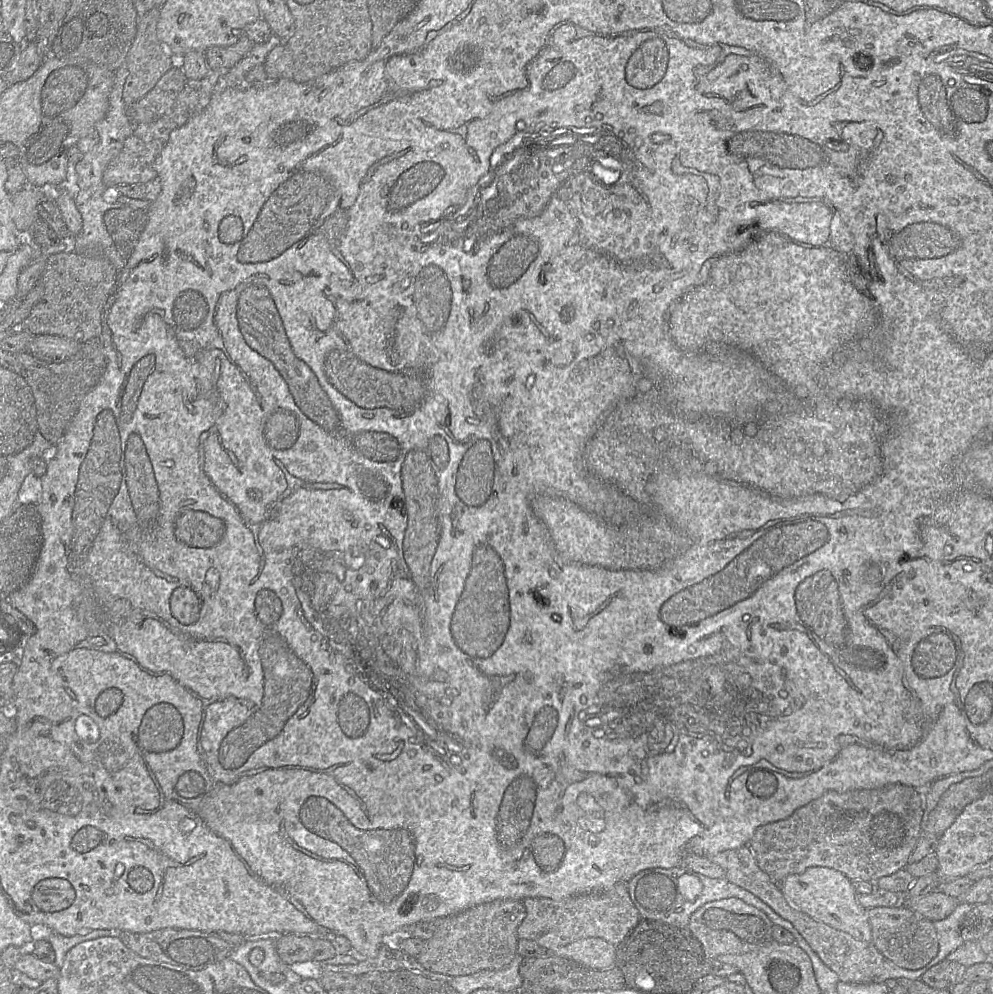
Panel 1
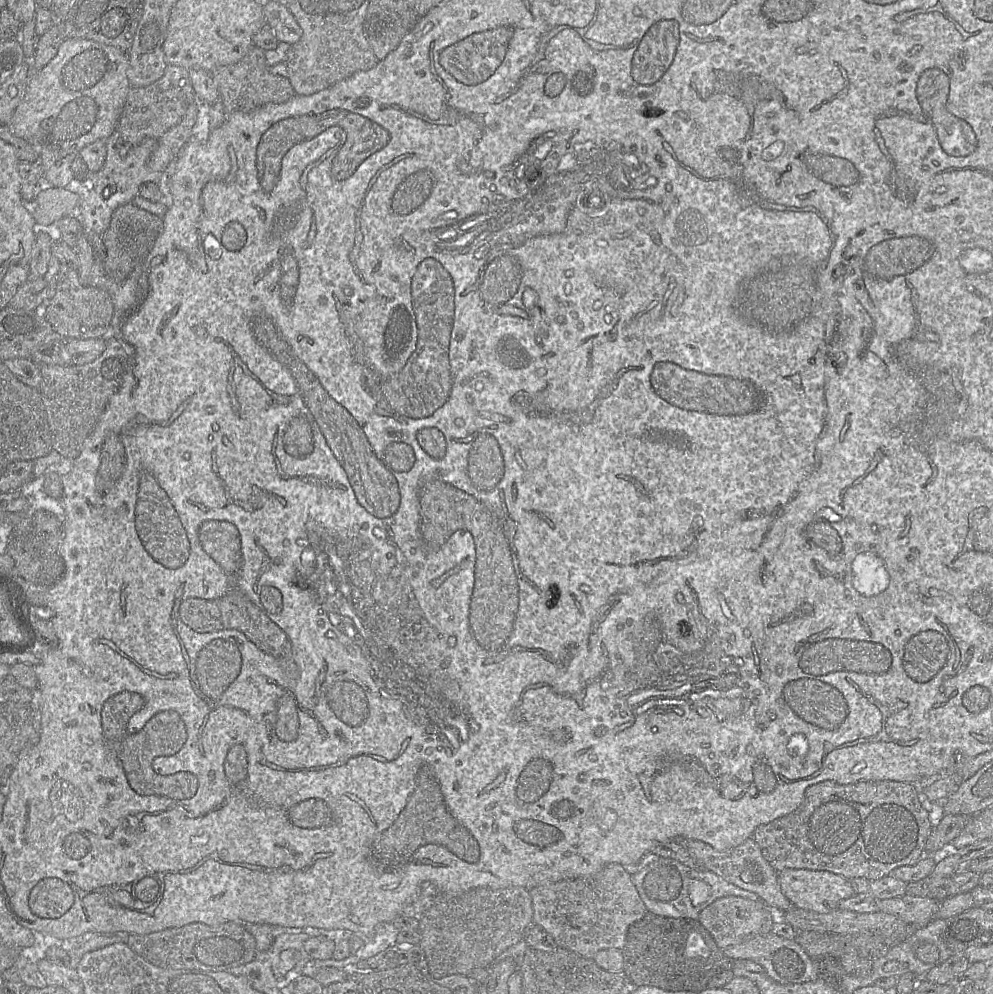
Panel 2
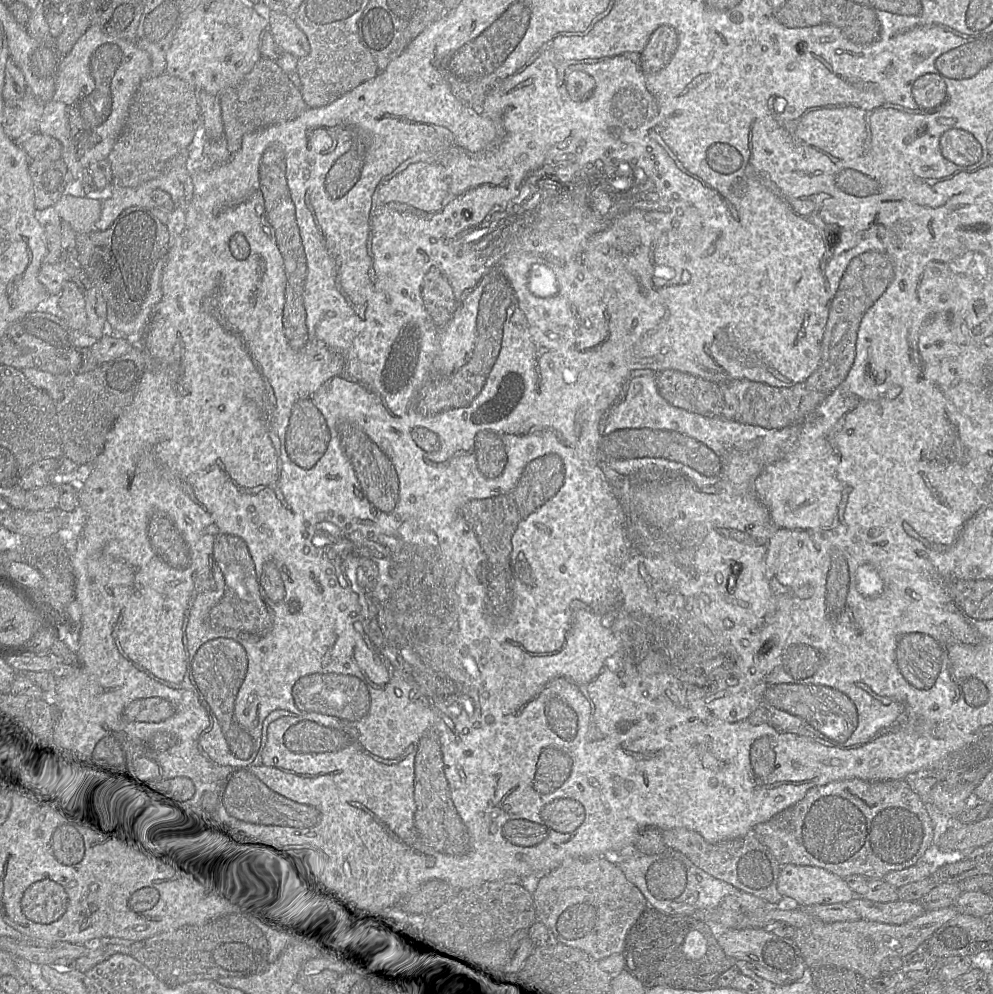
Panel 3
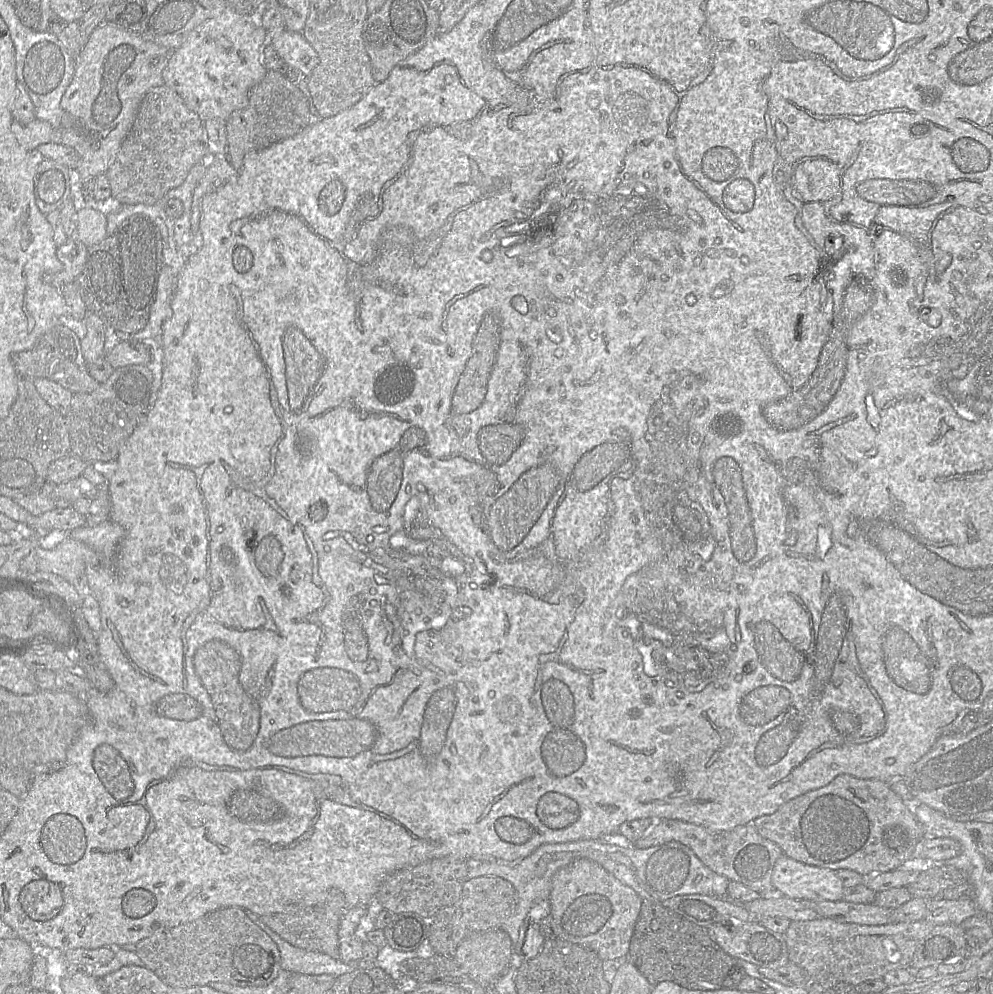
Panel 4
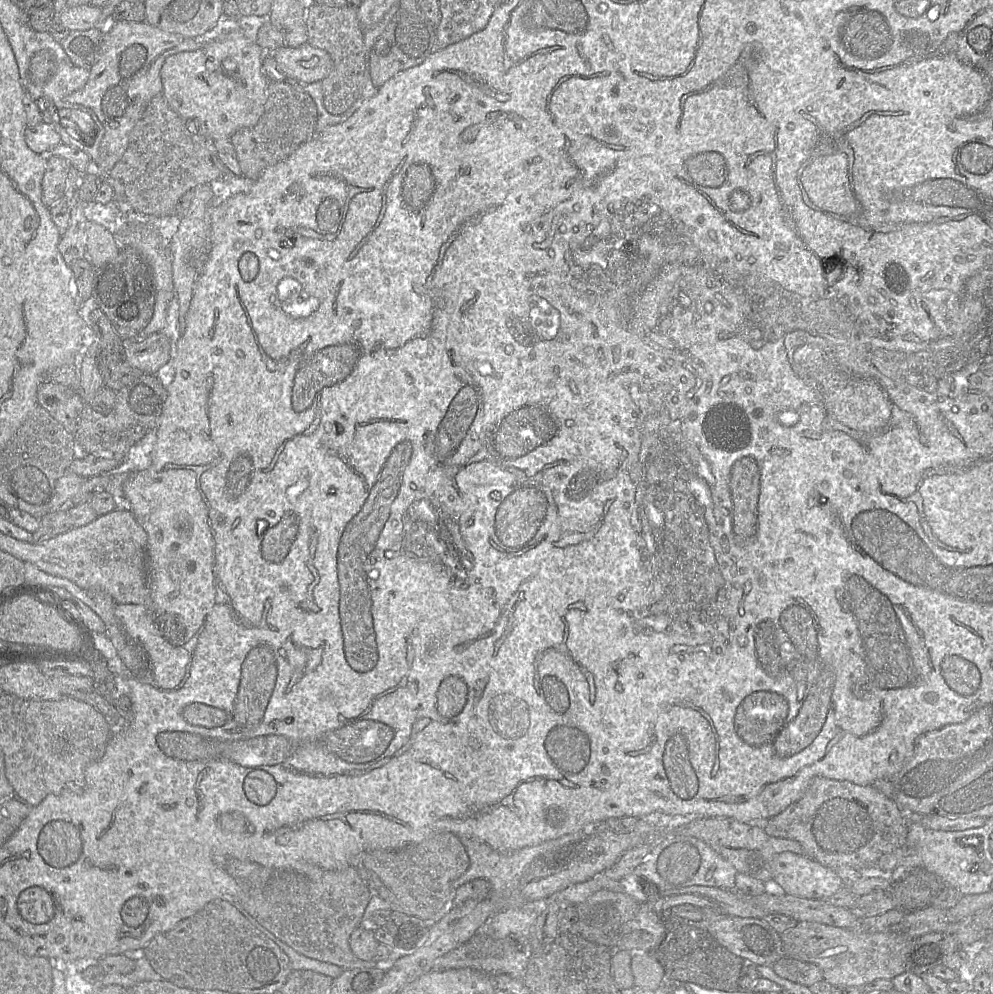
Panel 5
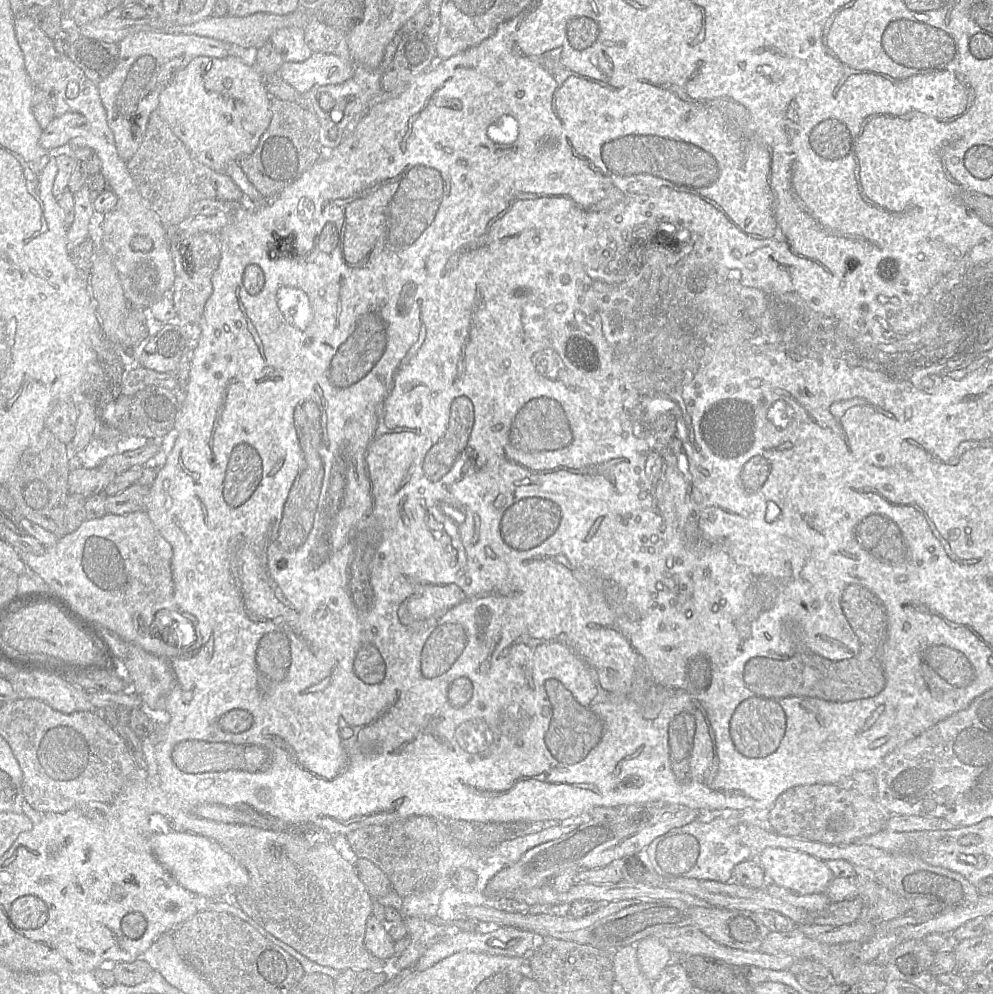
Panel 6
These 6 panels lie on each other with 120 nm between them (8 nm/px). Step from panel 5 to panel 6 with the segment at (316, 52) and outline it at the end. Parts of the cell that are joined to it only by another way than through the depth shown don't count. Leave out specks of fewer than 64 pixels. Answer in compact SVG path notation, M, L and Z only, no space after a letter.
M313 52L303 62L283 62L279 76L298 93L305 94L314 85L340 84L354 73L354 62L343 61L335 54Z

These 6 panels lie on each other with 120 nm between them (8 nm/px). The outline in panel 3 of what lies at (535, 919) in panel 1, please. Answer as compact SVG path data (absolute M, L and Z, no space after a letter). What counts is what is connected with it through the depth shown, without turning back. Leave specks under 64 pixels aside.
M608 856L565 862L535 881L533 899L536 920L549 928L559 943L582 950L597 961L623 953L629 929L648 907L640 890Z

